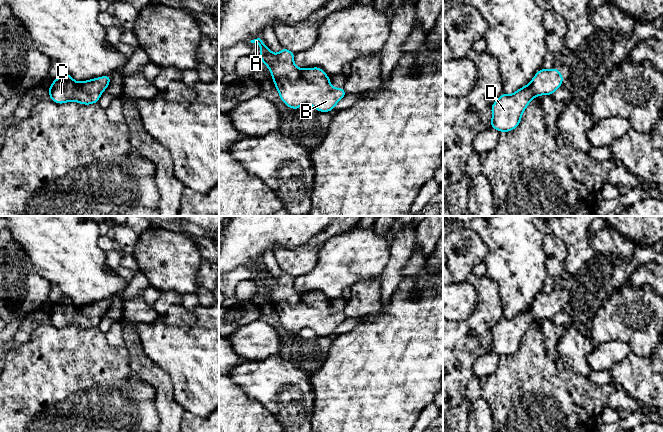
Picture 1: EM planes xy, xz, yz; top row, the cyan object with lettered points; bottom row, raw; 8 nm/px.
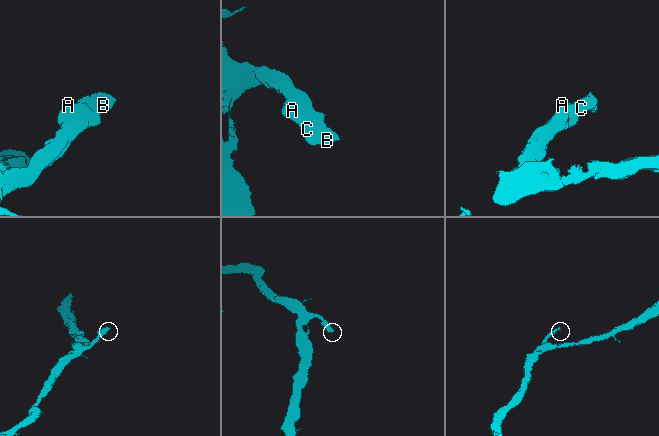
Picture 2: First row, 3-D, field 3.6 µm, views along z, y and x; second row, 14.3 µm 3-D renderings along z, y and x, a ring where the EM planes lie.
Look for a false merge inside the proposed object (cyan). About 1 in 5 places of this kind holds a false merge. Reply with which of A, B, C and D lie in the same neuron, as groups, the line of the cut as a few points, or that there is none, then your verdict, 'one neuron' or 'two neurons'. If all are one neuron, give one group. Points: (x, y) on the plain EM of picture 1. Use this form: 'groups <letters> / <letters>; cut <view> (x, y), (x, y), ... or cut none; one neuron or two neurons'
groups A B C D; cut none; one neuron

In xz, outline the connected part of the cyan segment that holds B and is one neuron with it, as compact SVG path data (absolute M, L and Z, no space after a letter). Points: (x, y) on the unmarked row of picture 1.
M260 262L250 266L261 271L258 281L269 291L280 323L294 335L309 328L318 336L331 336L347 319L344 312L331 311L330 300L322 292L298 292L293 285L296 277L282 271L275 279Z

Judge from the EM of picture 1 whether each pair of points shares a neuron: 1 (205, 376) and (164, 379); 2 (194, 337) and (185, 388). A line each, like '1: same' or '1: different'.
1: different
2: same

